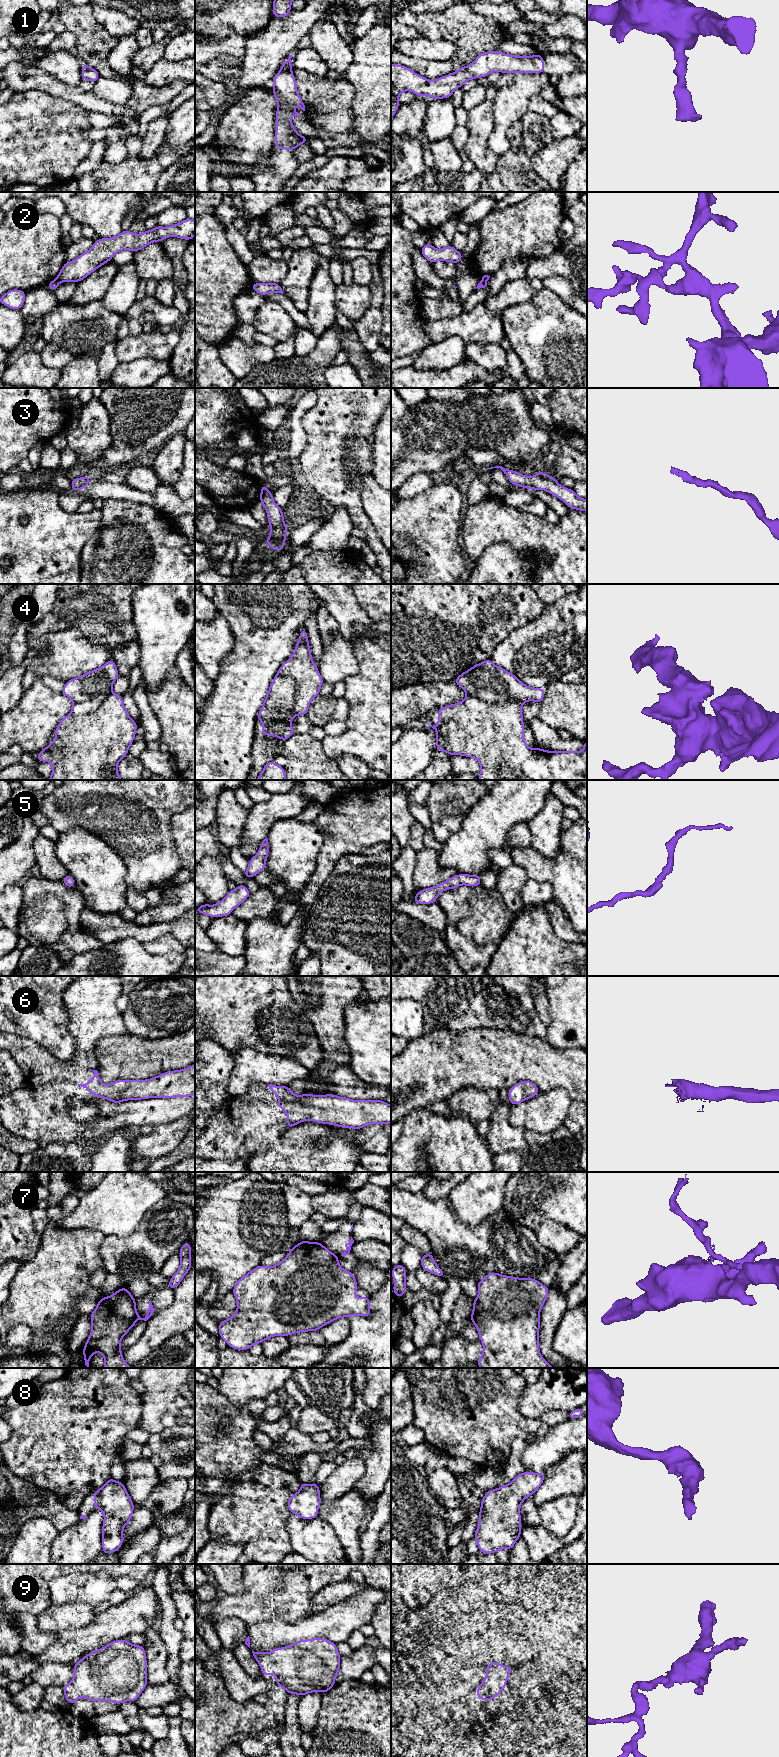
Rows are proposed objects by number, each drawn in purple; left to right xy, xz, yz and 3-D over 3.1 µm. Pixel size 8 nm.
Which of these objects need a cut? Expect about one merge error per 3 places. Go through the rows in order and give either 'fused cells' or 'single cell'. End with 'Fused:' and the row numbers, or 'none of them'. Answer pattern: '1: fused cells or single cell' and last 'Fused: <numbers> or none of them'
1: single cell
2: fused cells
3: single cell
4: fused cells
5: single cell
6: single cell
7: fused cells
8: single cell
9: single cell
Fused: 2, 4, 7

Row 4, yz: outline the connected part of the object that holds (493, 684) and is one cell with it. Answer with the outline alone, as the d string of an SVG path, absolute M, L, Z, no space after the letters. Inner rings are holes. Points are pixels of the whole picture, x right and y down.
M491 659L473 665L461 673L454 683L467 695L475 696L489 704L503 704L519 701L522 704L534 701L541 704L545 690L532 688L520 681L514 674L496 666Z

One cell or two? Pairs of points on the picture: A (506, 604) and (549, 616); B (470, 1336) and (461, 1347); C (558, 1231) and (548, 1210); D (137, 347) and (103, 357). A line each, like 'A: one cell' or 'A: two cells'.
A: two cells
B: two cells
C: two cells
D: two cells

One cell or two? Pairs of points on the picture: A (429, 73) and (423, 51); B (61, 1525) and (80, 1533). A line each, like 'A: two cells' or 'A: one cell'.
A: two cells
B: two cells

